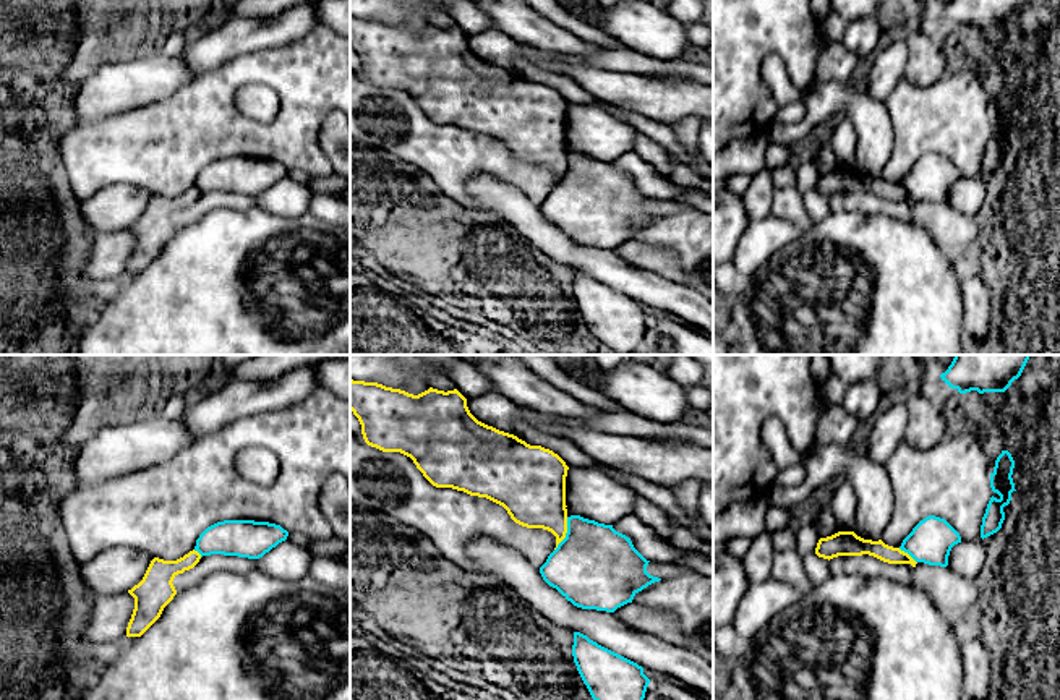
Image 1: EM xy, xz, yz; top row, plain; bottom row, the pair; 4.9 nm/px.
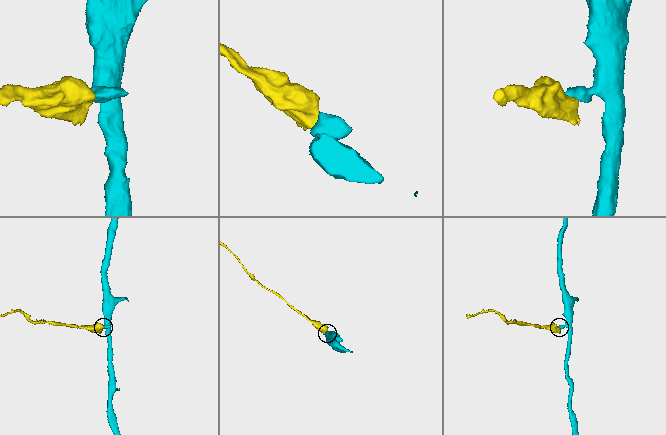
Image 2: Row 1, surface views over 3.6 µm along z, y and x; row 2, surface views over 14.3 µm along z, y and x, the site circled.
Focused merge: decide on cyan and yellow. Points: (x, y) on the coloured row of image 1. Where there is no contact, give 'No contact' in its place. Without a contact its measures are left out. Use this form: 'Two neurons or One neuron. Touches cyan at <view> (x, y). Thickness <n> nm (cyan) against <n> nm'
Two neurons. Touches cyan at xz (566, 533). Thickness 420 nm (cyan) against 320 nm

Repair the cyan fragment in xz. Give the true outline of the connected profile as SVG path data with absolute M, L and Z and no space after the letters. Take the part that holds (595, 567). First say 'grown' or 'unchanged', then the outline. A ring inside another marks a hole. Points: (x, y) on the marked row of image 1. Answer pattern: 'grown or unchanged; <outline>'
unchanged; M571 515L566 538L540 574L574 606L614 612L661 580L647 572L648 562L613 525Z

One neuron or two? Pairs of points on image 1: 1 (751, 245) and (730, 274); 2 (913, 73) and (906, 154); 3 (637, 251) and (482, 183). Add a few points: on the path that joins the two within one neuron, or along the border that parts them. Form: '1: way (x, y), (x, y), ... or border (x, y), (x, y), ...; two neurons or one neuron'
1: border (731, 261), (743, 281); two neurons
2: border (942, 76), (926, 86), (916, 86), (903, 78); two neurons
3: border (611, 250), (634, 266), (649, 269); two neurons

